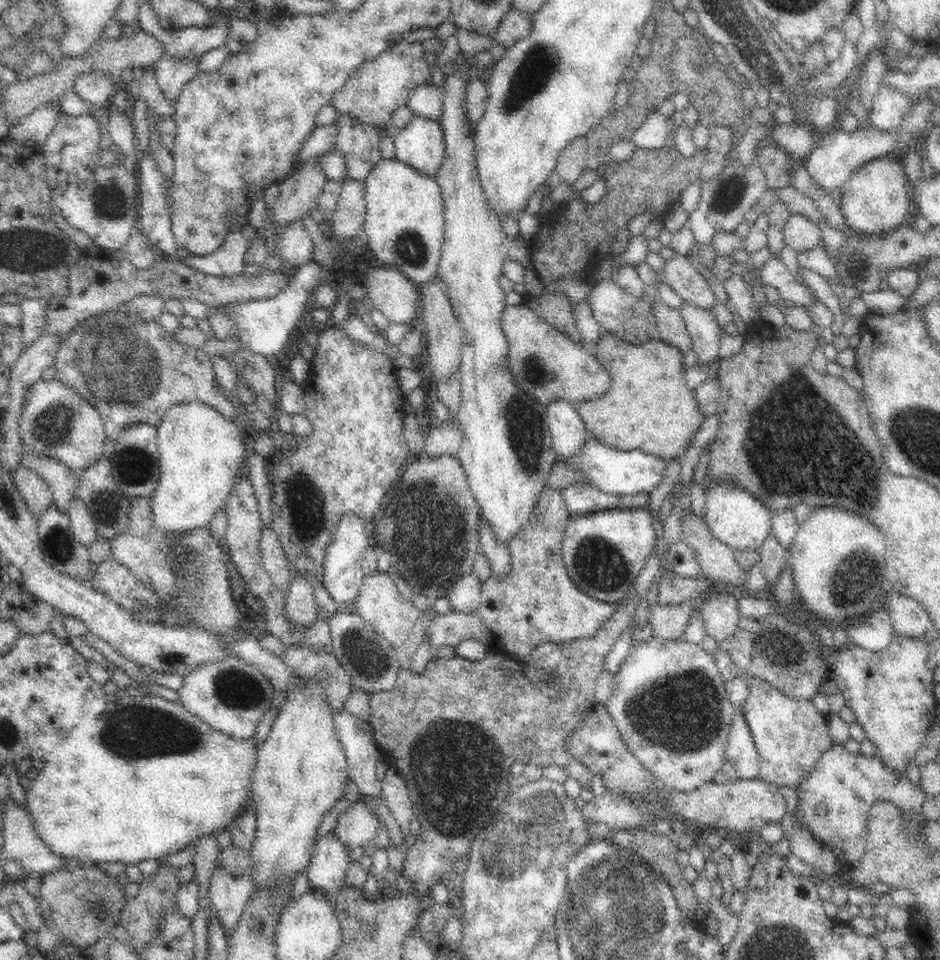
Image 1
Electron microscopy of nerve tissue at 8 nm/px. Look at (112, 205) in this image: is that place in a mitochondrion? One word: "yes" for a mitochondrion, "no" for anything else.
yes

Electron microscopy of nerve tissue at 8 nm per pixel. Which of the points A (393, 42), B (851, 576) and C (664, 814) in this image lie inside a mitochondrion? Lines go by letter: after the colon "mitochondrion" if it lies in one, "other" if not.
A: other
B: mitochondrion
C: other

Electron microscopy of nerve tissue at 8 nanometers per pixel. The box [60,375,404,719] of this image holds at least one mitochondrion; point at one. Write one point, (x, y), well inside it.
(189, 570)

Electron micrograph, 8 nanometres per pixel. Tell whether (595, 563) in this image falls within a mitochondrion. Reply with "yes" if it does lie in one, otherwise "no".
yes

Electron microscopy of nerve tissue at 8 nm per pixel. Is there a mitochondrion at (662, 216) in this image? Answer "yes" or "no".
no

